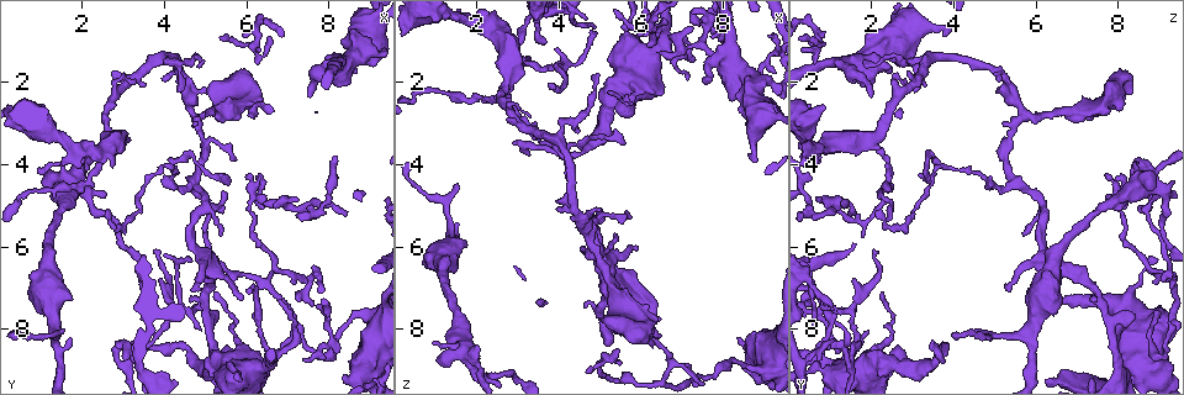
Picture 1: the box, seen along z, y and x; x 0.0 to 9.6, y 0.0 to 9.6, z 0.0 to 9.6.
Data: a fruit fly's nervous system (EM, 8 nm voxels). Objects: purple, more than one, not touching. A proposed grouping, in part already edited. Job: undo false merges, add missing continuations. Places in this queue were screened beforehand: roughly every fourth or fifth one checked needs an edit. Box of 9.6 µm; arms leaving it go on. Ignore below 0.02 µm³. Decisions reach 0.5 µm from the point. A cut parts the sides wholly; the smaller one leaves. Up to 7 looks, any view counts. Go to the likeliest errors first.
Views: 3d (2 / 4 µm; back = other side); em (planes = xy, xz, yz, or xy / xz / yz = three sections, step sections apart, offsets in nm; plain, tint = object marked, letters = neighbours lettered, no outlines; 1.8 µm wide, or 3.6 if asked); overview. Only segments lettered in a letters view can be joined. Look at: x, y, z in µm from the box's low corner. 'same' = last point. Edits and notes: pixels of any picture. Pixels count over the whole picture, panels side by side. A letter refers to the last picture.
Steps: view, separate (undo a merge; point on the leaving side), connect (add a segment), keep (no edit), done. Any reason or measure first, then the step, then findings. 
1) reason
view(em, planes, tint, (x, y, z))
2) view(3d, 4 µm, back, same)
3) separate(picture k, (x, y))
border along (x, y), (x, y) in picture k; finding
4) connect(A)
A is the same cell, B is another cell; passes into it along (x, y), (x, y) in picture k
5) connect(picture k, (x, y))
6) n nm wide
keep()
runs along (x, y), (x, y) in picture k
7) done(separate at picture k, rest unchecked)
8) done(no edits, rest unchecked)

three-way junction
view(3d, 4 µm, back, (4.70, 4.45, 5.55))

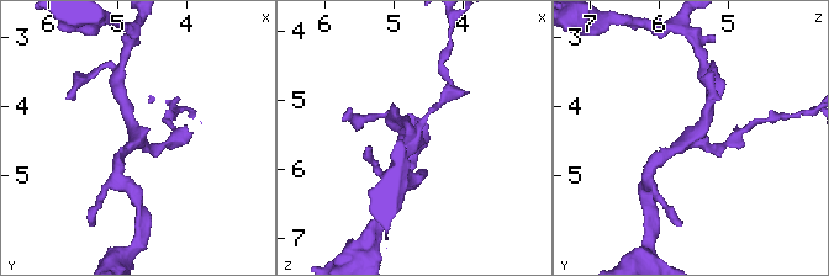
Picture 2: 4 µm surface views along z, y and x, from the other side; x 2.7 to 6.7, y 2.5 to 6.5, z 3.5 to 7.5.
3 arms; now the EM
view(em, planes, tint, (4.75, 4.45, 5.55))

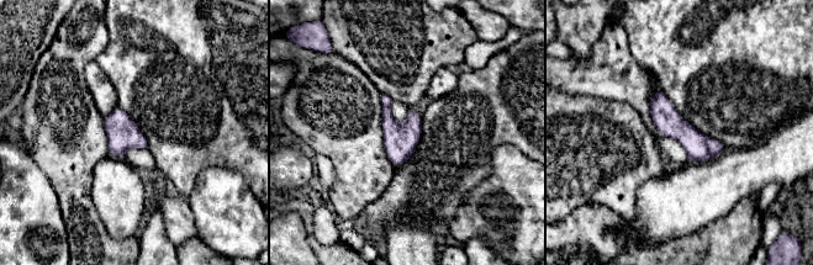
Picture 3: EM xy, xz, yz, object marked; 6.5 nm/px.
view(em, planes, letters, same)

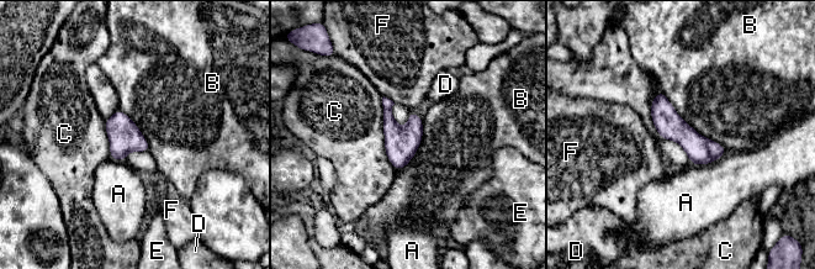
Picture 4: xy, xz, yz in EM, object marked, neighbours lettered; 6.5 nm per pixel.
180 nm wide
keep()
A, B, C, D, E and F are other cells; runs along (660, 96), (700, 151), (721, 151) in picture 4; continuous, no second neuron

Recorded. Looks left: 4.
an open end
view(em, xz, step 4, letters, (1.15, 4.50, 8.75))

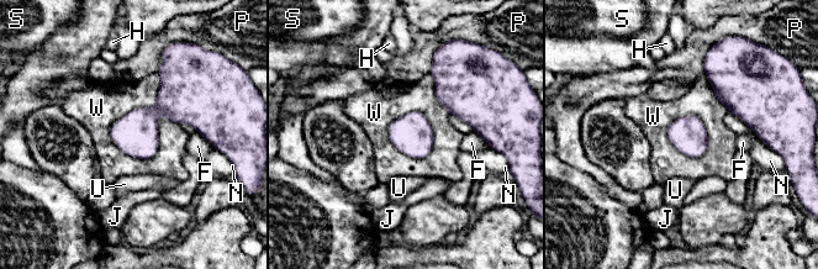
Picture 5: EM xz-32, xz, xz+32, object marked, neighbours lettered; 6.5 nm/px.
keep()
F, H, J, N, P, S, U and W are other cells; border along (157, 73), (141, 161) in picture 5; no lettered segment goes on from it

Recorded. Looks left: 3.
tapers out
view(em, planes, letters, (6.10, 4.30, 7.70))

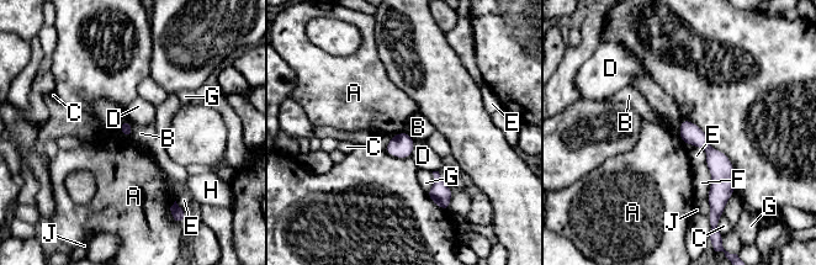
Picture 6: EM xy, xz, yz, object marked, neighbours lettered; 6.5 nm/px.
keep()
A, B, C, D, E, F, G, H and J are other cells; border along (118, 125), (120, 131), (130, 138) in picture 6; none of them fits

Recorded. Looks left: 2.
done(no edits, rest unchecked)

